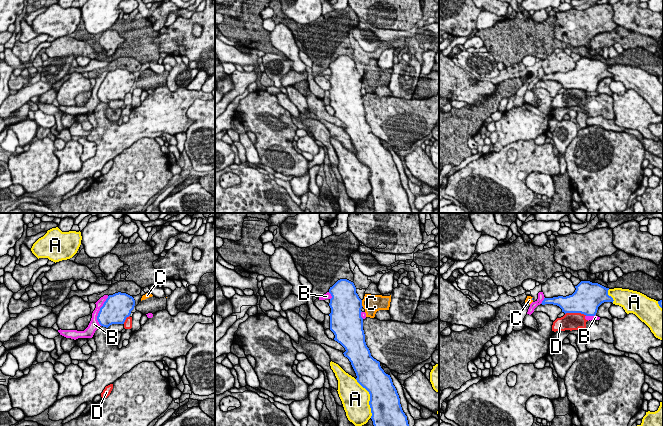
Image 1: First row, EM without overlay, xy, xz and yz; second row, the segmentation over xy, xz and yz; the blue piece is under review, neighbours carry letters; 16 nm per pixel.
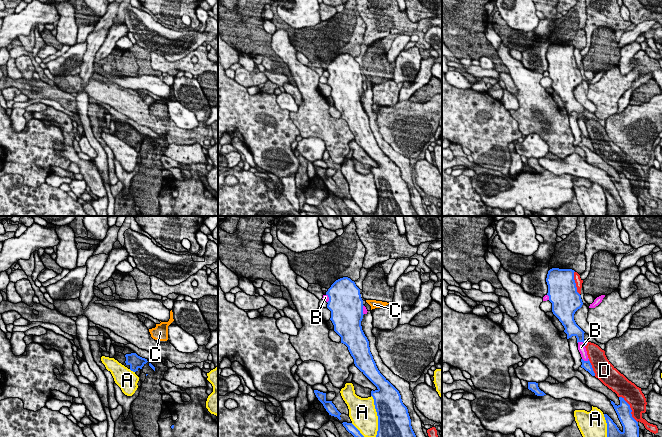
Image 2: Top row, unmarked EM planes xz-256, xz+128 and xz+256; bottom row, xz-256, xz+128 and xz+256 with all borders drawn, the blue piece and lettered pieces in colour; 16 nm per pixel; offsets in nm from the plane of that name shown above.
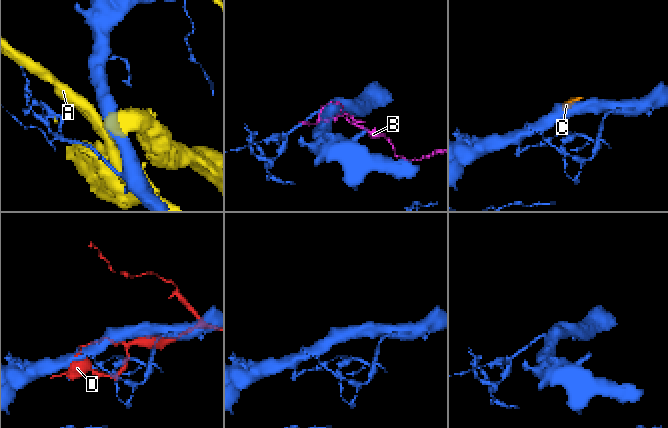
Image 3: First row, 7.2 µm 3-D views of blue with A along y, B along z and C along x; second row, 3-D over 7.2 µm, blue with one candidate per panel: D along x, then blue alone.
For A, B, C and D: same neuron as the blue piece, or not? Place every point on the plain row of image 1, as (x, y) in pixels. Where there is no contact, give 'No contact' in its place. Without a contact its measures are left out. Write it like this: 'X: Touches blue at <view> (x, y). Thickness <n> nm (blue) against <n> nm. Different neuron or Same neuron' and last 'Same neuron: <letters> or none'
A: Touches blue at xz (370, 174). Thickness 480 nm (blue) against 440 nm. Different neuron
B: Touches blue at xy (99, 87). Thickness 420 nm (blue) against 160 nm. Different neuron
C: Touches blue at xz (361, 79). Thickness 480 nm (blue) against 280 nm. Different neuron
D: Touches blue at yz (576, 88). Thickness 440 nm (blue) against 280 nm. Different neuron
Same neuron: none

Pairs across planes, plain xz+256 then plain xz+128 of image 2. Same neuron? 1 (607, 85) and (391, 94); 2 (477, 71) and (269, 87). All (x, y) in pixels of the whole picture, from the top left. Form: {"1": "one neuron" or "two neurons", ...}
{"1": "one neuron", "2": "two neurons"}

